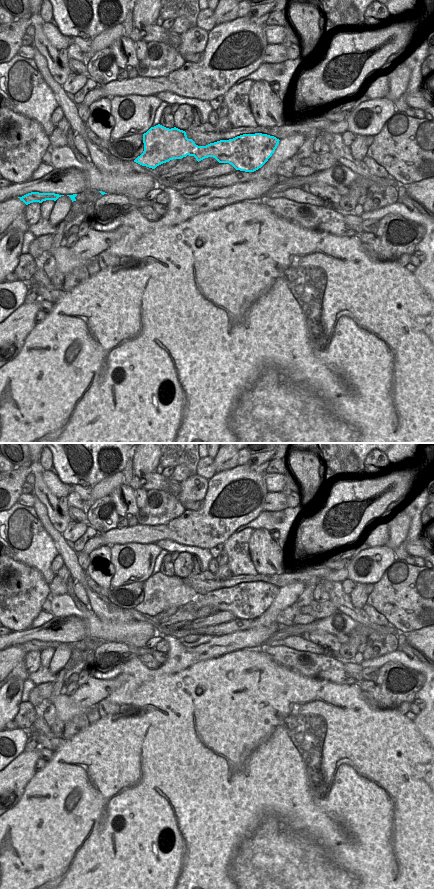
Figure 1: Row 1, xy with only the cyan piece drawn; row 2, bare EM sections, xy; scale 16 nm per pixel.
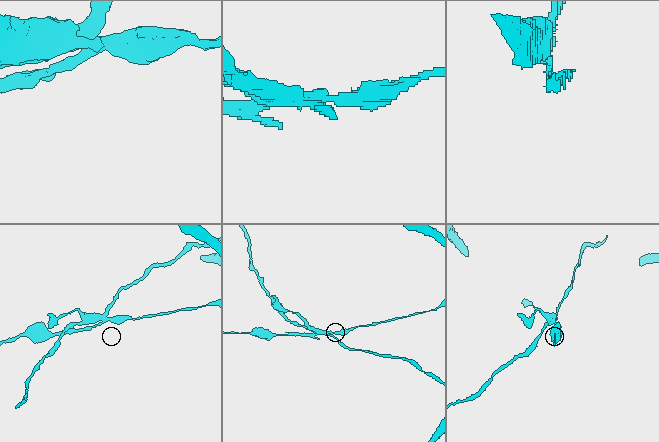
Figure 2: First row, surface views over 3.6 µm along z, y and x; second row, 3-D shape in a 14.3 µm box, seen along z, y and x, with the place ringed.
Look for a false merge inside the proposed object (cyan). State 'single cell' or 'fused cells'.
fused cells

